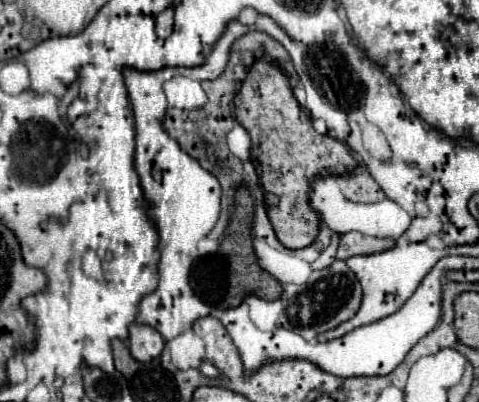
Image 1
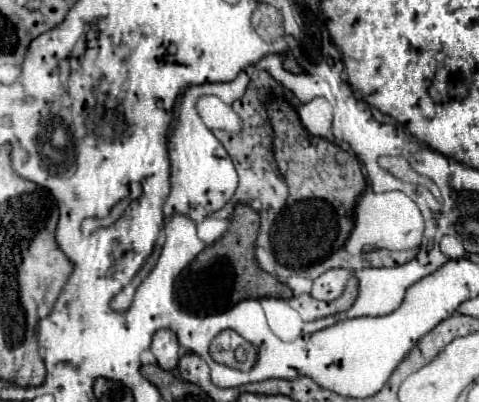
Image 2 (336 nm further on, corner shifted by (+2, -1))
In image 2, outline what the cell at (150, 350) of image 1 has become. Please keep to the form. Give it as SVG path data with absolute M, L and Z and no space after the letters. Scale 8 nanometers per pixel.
M160 329L152 339L152 353L158 359L158 365L166 371L174 371L180 361L180 343L174 331Z

